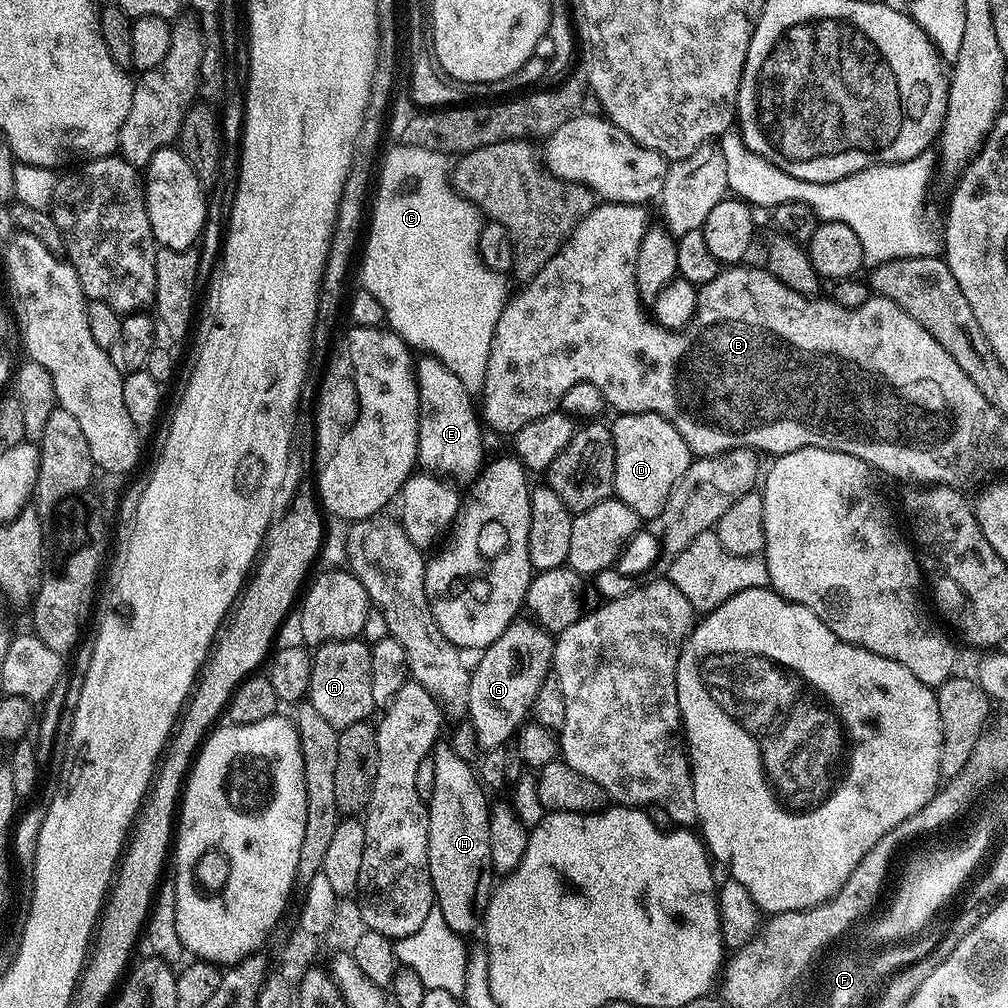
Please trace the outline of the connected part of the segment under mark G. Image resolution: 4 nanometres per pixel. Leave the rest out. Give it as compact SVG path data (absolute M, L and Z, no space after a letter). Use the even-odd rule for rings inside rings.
M523 619L513 620L512 625L492 643L489 648L483 649L479 653L480 661L476 668L471 669L470 690L468 691L468 714L467 723L471 724L476 732L476 742L484 750L500 750L504 743L511 741L516 733L520 731L522 725L529 719L534 698L542 686L542 682L552 668L552 650L554 640L549 633L545 632L538 624L527 622L523 624Z

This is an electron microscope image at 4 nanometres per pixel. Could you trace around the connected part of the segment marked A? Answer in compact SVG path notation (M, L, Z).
M360 638L355 640L326 642L325 644L319 645L319 647L312 652L310 686L308 687L306 699L312 703L314 710L318 710L318 714L322 714L322 718L326 718L326 722L330 722L330 726L334 726L338 730L346 726L354 726L354 722L368 720L369 717L371 717L371 712L374 712L376 708L374 690L370 687L371 653L371 647Z

